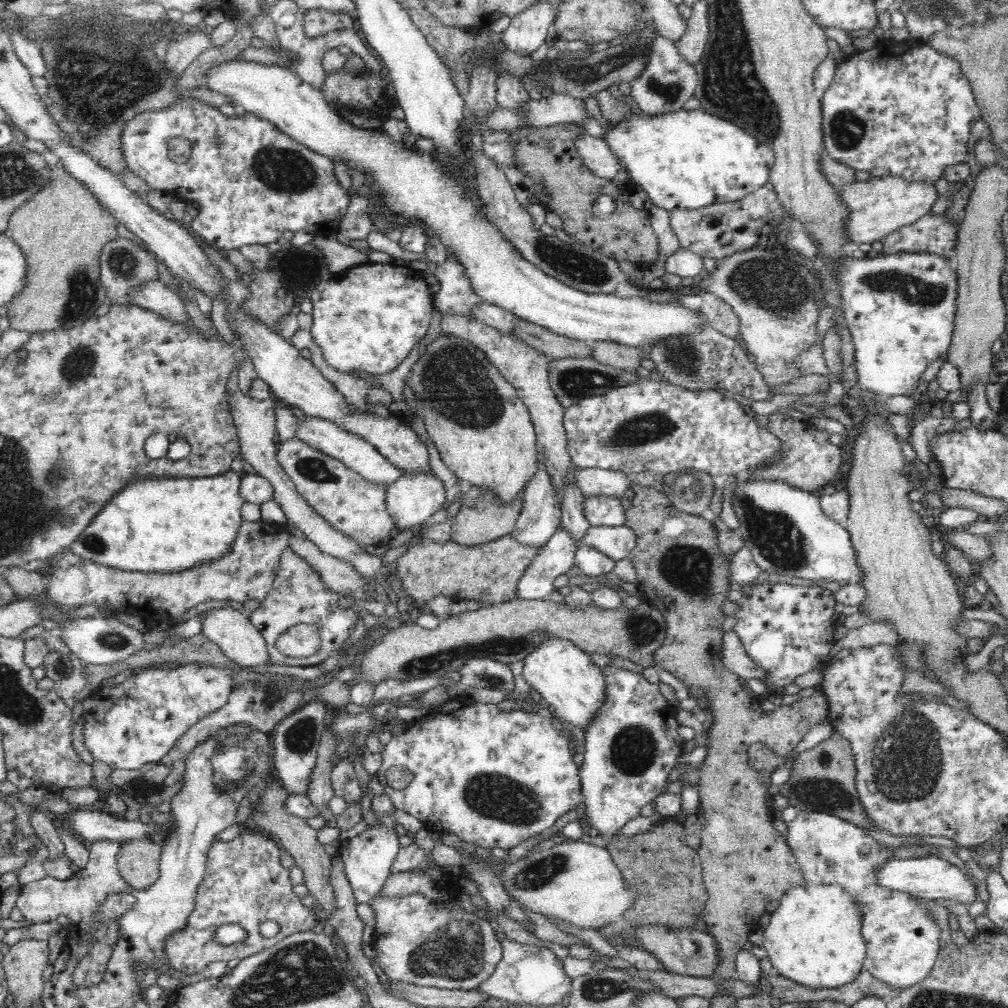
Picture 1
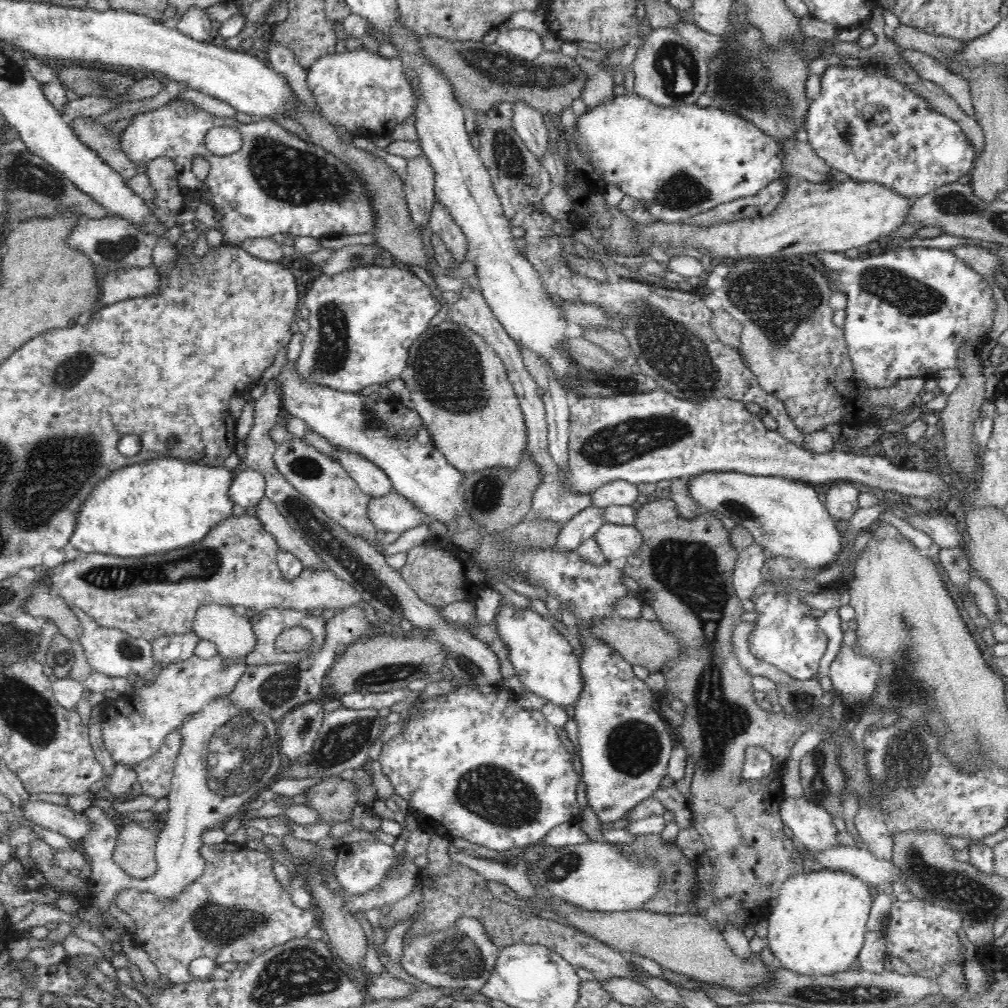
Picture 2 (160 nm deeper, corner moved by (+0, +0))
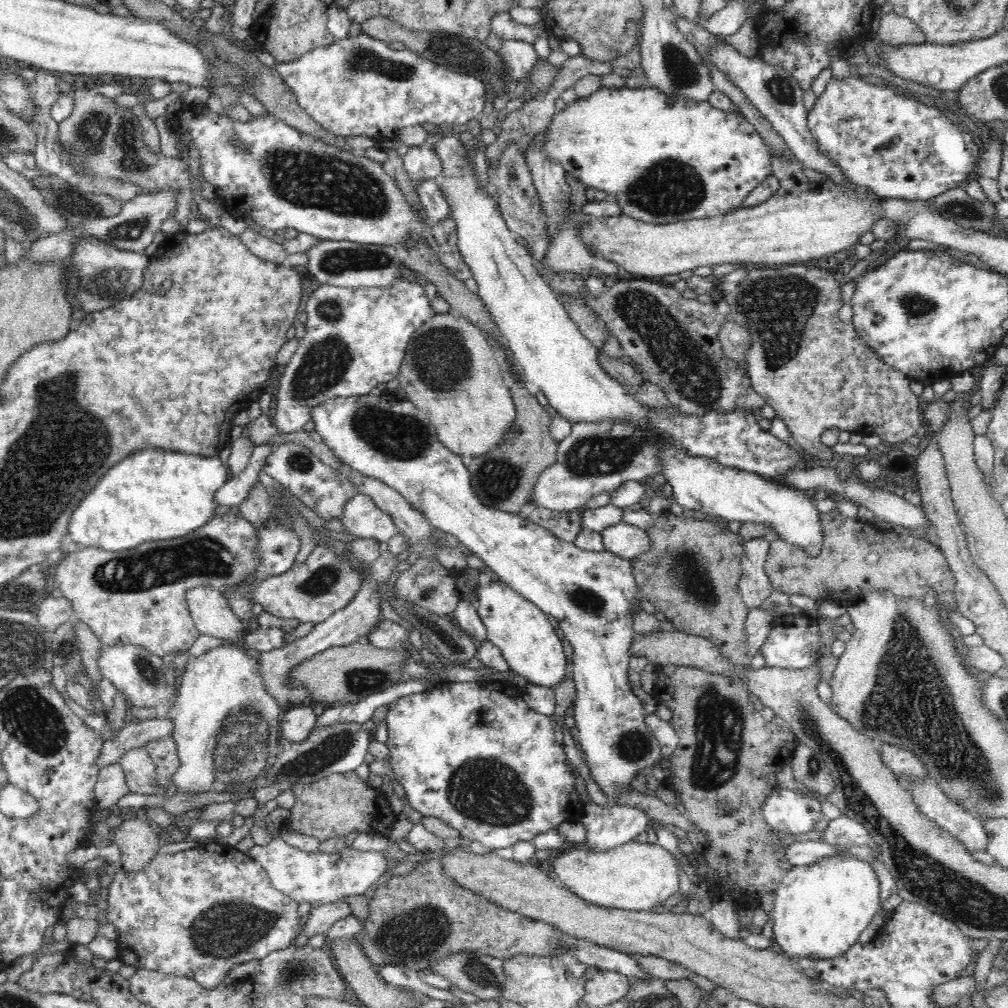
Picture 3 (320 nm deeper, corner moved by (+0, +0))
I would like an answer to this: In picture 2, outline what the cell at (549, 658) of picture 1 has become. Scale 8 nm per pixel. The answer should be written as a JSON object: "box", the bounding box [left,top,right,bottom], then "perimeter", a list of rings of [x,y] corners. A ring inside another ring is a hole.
{"box":[493,603,582,706],"perimeter":[[[499,603],[493,618],[494,627],[508,649],[507,658],[513,664],[515,676],[524,684],[524,688],[545,698],[551,704],[572,706],[582,692],[582,676],[578,656],[572,652],[572,646],[566,636],[560,634],[552,625],[552,620],[536,611],[521,608],[513,603]]]}

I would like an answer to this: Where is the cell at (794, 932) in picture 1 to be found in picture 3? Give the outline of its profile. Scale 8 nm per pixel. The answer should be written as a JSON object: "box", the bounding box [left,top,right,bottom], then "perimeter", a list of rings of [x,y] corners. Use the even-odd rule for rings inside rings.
{"box":[774,853,880,959],"perimeter":[[[844,853],[826,856],[812,864],[794,865],[783,876],[782,884],[776,891],[774,902],[774,946],[790,957],[830,959],[841,956],[854,944],[857,944],[861,933],[868,928],[872,920],[880,913],[880,881],[874,873],[874,866],[856,855]]]}

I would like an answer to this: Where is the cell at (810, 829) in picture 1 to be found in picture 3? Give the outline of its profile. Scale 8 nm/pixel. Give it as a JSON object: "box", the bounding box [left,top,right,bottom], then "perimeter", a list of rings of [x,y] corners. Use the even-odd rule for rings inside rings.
{"box":[760,784,824,834],"perimeter":[[[776,784],[762,802],[760,813],[771,830],[800,834],[810,832],[820,817],[824,817],[820,803],[818,799],[805,798],[795,790]]]}

